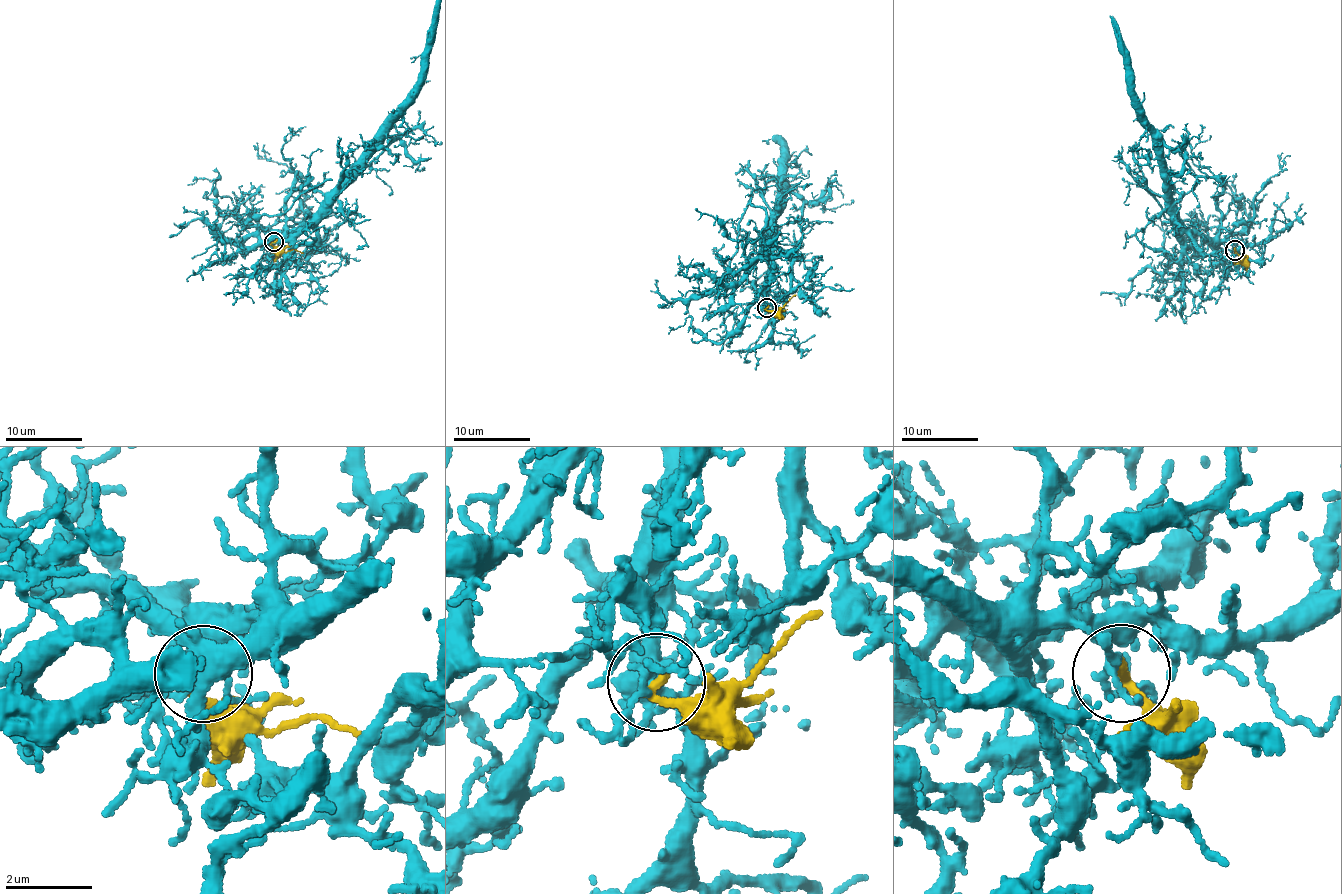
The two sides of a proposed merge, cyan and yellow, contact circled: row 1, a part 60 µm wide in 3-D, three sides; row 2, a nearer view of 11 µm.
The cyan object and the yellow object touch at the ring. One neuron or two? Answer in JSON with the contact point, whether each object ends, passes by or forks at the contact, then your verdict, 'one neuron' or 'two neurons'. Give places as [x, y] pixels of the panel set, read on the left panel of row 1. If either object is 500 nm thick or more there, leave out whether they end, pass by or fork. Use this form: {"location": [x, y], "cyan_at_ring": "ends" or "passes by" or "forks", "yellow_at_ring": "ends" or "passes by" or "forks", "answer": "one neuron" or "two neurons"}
{"location": [274, 241], "cyan_at_ring": "forks", "yellow_at_ring": "ends", "answer": "two neurons"}

